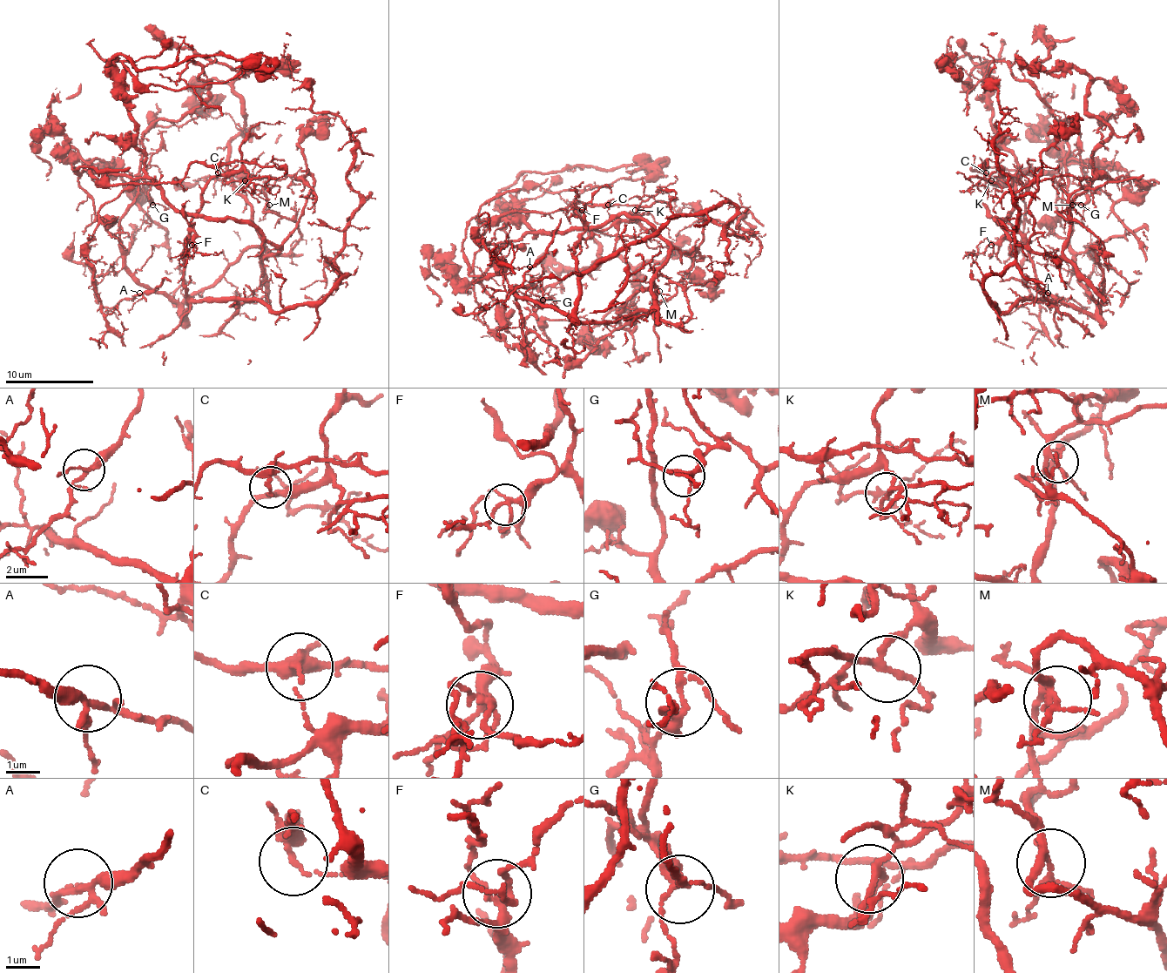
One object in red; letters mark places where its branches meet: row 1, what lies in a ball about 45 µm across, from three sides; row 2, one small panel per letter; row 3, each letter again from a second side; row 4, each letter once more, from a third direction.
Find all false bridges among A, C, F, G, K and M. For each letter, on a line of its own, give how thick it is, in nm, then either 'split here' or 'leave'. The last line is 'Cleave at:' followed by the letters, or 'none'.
A: 200 nm | leave
C: 200 nm | split here
F: 200 nm | leave
G: 190 nm | leave
K: 170 nm | leave
M: 200 nm | leave
Cleave at: C

